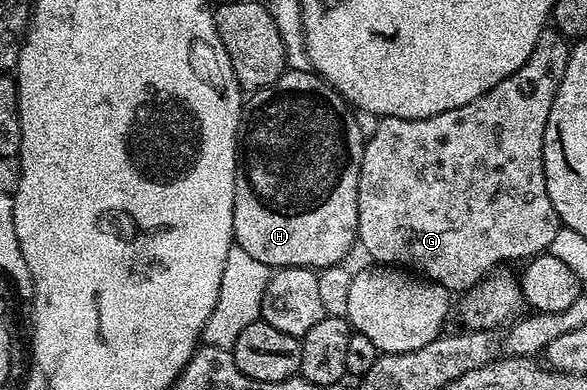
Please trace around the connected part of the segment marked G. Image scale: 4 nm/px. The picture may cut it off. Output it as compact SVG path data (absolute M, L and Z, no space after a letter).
M553 28L540 32L540 40L536 40L536 48L532 48L532 56L512 72L496 88L492 88L484 96L464 104L460 108L452 108L443 114L404 120L403 118L383 118L379 121L376 132L366 139L364 156L360 164L360 180L358 181L358 237L357 241L371 254L375 263L405 268L417 272L421 277L438 282L445 290L465 292L476 283L481 282L499 264L514 262L517 258L529 260L536 254L549 251L552 240L556 237L560 223L556 208L552 208L552 200L548 196L546 177L544 176L544 128L548 124L548 112L552 112L552 100L556 100L556 92L560 88L560 80L564 80L564 71L568 68L568 56L571 43L563 34Z

